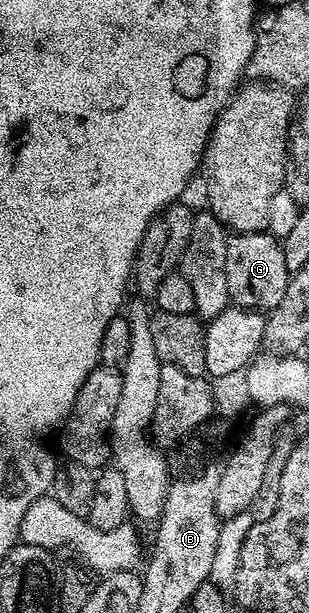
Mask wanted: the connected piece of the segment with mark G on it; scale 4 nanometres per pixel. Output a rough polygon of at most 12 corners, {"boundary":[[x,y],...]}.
{"boundary":[[267,230],[227,237],[231,304],[270,310],[285,298],[282,243]]}

